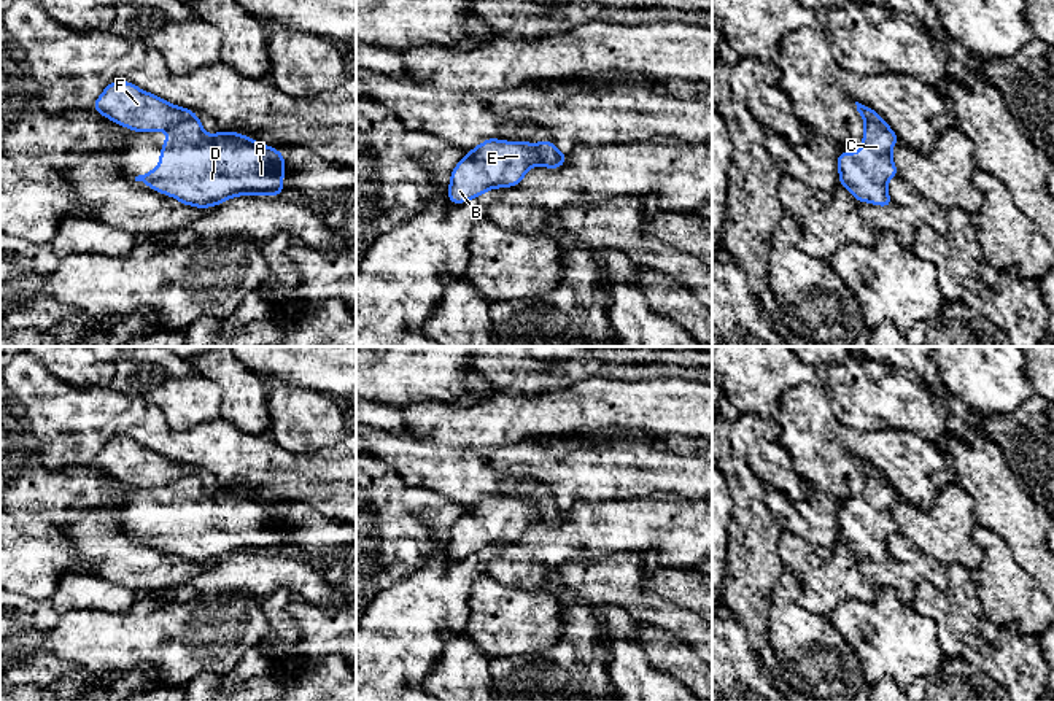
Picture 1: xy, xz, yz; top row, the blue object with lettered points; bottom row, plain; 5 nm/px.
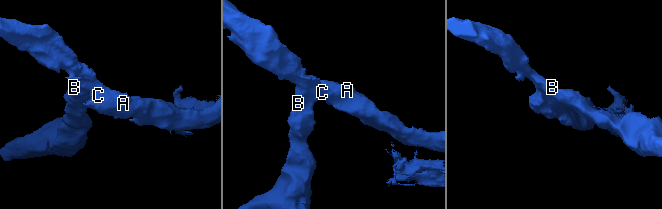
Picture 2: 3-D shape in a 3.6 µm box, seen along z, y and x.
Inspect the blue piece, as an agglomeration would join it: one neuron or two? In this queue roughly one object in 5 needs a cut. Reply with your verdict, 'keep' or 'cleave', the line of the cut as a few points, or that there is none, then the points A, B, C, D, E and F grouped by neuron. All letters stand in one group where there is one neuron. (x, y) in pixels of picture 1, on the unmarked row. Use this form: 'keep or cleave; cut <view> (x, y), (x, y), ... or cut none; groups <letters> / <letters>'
cleave; cut xy (194, 471), (169, 485); groups A C D / B E F

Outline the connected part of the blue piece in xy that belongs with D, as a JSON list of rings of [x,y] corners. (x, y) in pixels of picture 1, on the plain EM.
[[[197,472],[169,485],[161,518],[135,533],[184,561],[215,563],[235,552],[280,552],[285,512],[235,488],[207,491]]]

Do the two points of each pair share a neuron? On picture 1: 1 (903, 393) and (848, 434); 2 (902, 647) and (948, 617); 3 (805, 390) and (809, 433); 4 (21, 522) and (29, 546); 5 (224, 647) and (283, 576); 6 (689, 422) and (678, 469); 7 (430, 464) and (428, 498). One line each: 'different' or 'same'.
1: different
2: different
3: same
4: different
5: different
6: different
7: different

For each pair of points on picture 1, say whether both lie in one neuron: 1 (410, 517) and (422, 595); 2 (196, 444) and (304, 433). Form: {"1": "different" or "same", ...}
{"1": "different", "2": "different"}

